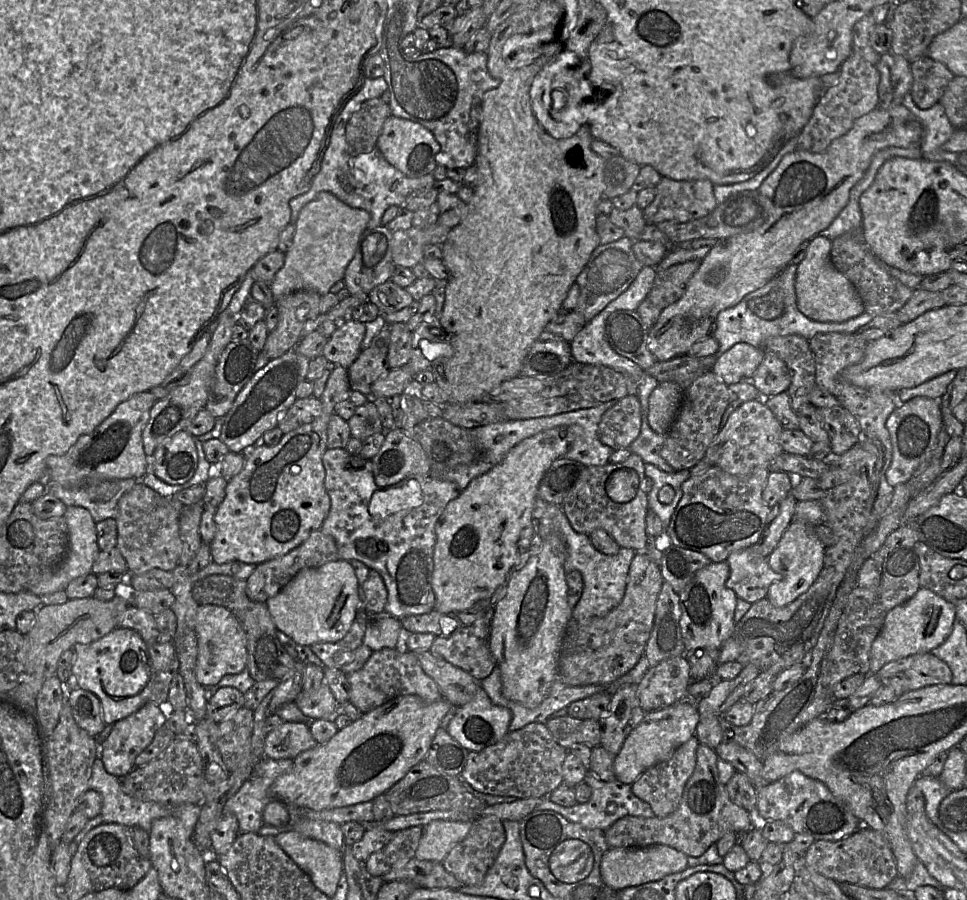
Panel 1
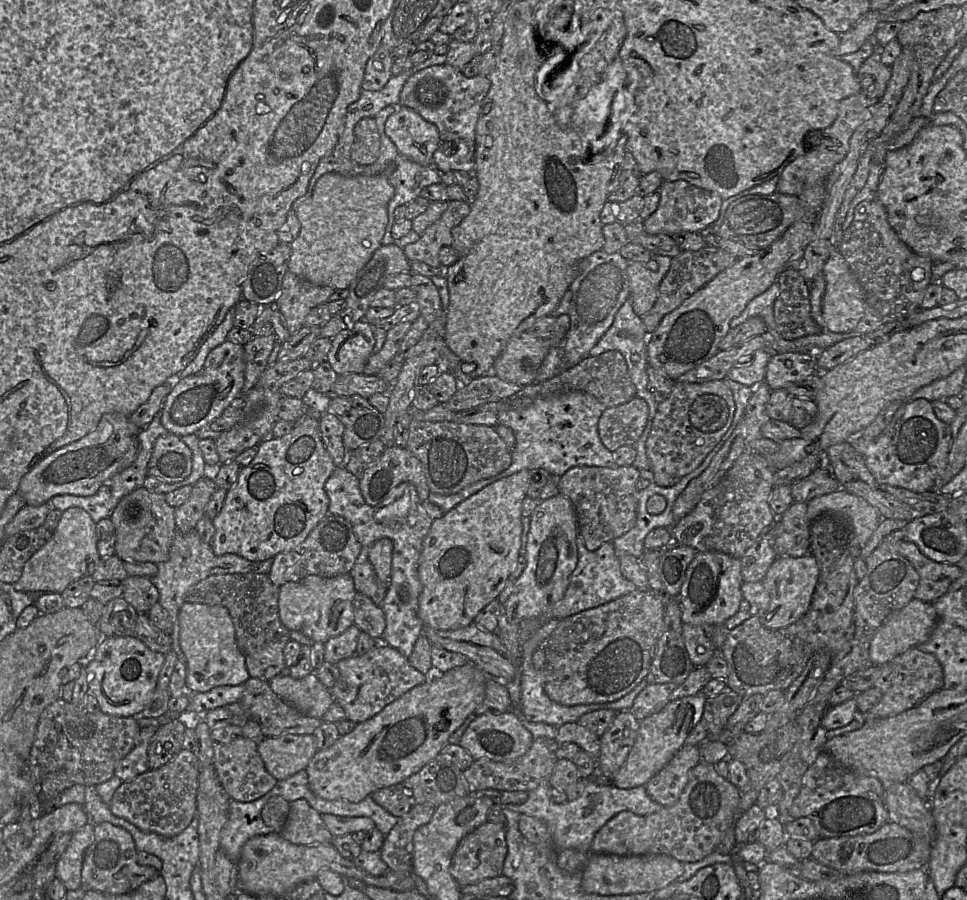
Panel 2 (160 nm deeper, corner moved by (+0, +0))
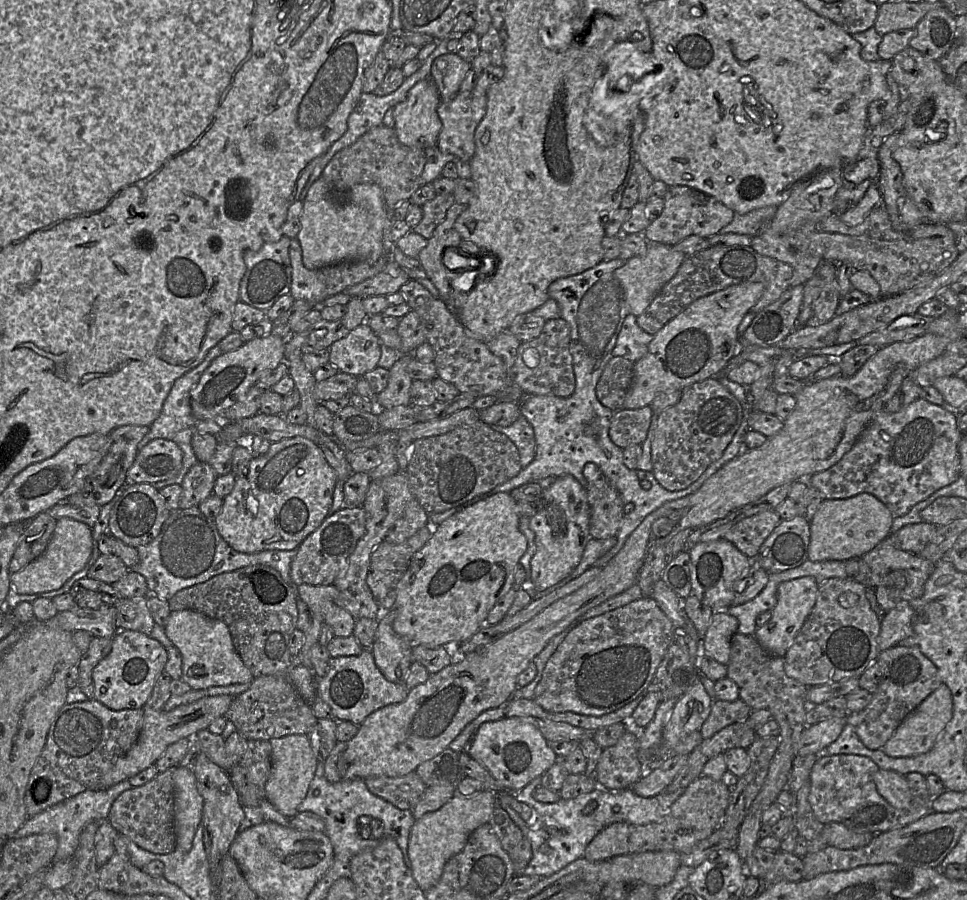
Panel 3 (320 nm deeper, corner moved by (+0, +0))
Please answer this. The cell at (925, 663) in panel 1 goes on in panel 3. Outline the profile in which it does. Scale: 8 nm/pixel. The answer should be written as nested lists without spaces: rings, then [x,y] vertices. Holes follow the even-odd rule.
[[[896,645],[880,651],[876,660],[882,674],[877,690],[863,710],[847,716],[847,724],[854,728],[861,742],[871,750],[882,749],[906,716],[942,684],[937,667],[917,647]]]

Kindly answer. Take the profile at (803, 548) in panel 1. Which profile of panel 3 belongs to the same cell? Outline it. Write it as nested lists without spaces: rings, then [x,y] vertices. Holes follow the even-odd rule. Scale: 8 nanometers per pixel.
[[[811,576],[785,581],[778,586],[772,616],[755,632],[755,638],[766,651],[775,656],[785,656],[816,603],[818,588],[818,583]]]

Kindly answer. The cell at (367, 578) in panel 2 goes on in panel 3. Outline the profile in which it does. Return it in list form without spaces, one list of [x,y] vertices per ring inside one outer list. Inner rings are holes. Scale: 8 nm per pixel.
[[[424,526],[403,543],[383,541],[372,552],[366,582],[383,610],[390,610],[394,606],[400,579],[408,569],[413,555],[431,537],[431,531]]]

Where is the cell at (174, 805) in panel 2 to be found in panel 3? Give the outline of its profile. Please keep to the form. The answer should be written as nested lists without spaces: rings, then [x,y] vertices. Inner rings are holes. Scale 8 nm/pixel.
[[[170,767],[146,784],[122,792],[113,802],[108,814],[108,821],[120,834],[154,854],[169,854],[176,847],[173,782],[176,768]]]

